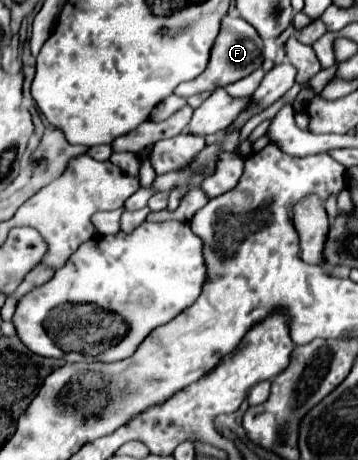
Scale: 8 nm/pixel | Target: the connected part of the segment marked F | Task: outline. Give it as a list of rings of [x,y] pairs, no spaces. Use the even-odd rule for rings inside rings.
[[[225,16],[221,20],[221,30],[213,42],[207,68],[195,80],[179,84],[175,88],[175,94],[189,98],[189,96],[201,94],[205,90],[213,92],[215,88],[225,88],[227,84],[233,84],[233,82],[249,76],[253,70],[257,70],[261,66],[261,62],[263,62],[263,40],[259,38],[257,30],[251,28],[251,24],[239,16]]]

